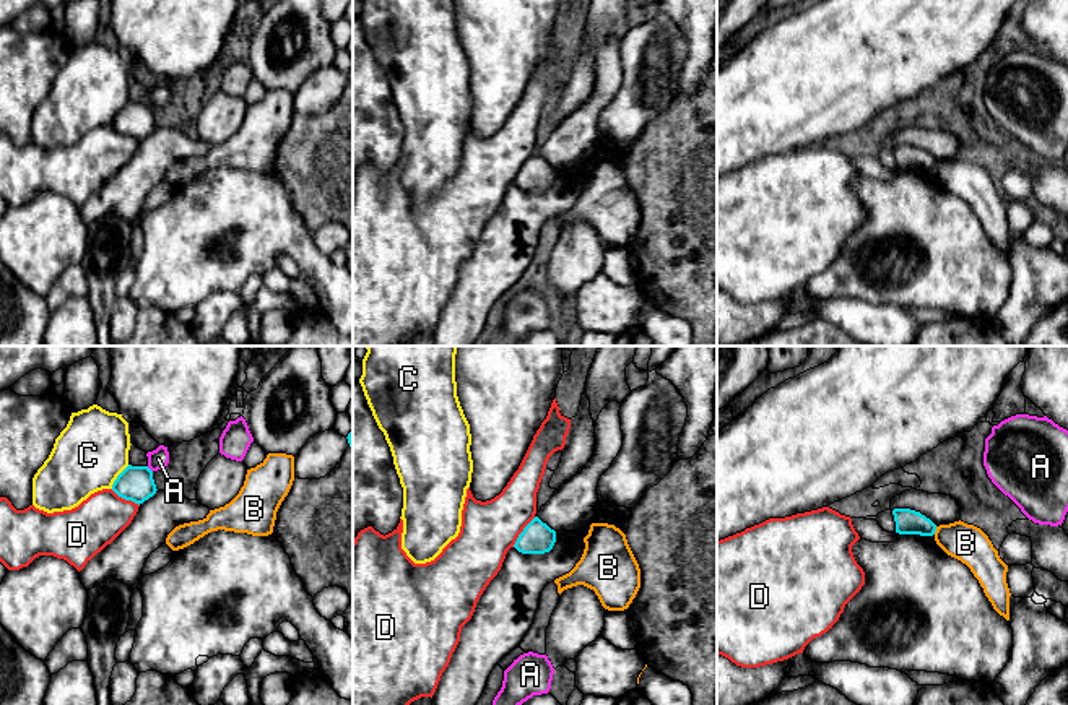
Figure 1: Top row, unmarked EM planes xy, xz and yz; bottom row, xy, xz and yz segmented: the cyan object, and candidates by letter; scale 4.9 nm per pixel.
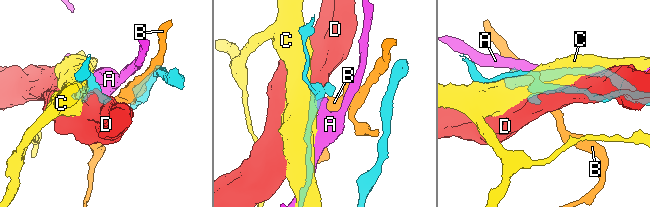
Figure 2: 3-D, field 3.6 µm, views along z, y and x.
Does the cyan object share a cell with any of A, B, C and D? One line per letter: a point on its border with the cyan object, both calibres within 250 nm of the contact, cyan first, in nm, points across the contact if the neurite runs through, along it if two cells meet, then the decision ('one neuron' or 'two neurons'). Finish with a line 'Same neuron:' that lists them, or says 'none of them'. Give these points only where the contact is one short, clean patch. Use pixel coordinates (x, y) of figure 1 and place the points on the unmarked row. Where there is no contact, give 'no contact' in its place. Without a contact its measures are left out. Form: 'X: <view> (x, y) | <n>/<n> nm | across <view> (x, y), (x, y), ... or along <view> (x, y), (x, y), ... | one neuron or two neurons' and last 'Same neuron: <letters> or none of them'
A: xy (150, 106) | 180/100 nm | two neurons
B: yz (935, 166) | 130/190 nm | along yz (937, 163), (933, 169) | two neurons
C: xy (117, 112) | 180/360 nm | two neurons
D: xz (522, 168) | 160/280 nm | two neurons
Same neuron: none of them

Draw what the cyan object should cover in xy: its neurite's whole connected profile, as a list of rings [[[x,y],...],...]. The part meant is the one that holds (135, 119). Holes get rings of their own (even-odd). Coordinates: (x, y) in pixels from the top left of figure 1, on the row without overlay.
[[[128,101],[114,117],[112,127],[135,140],[143,140],[156,130],[156,120],[153,115],[153,107],[148,102],[132,102]]]

